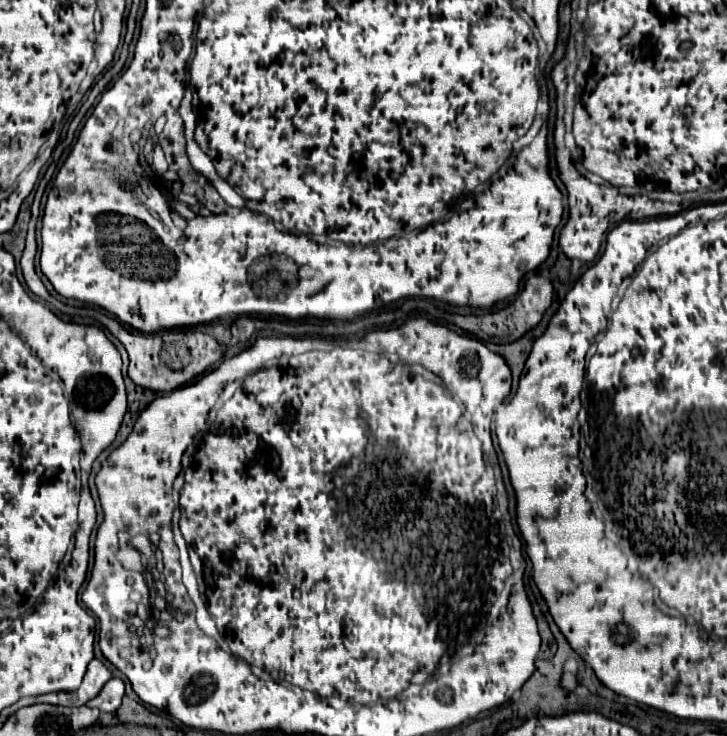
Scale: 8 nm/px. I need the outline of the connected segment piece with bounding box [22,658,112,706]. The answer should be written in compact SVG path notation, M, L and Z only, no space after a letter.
M92 660L88 664L86 676L82 680L82 686L76 692L56 692L56 694L46 694L46 696L38 696L38 698L22 698L22 704L36 704L36 702L50 702L50 704L60 704L60 706L84 706L88 700L96 698L100 688L104 688L104 684L112 678L110 670L100 662L100 660Z

